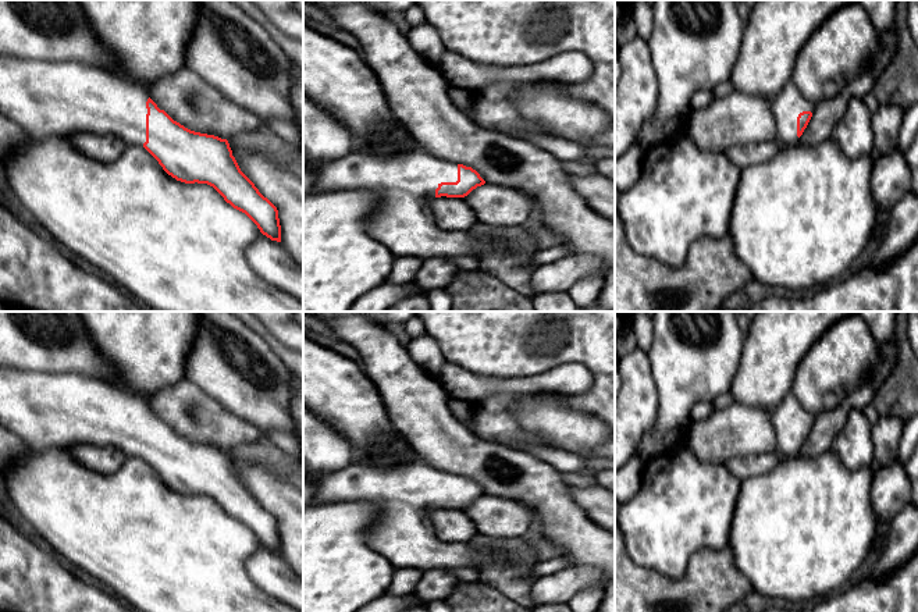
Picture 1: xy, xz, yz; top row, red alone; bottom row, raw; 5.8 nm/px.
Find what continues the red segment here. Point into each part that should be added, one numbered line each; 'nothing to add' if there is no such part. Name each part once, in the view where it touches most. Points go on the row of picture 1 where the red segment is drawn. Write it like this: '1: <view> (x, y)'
1: xz (405, 184)

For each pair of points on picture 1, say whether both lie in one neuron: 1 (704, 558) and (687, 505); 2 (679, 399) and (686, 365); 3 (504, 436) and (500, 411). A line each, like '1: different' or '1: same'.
1: different
2: same
3: same

